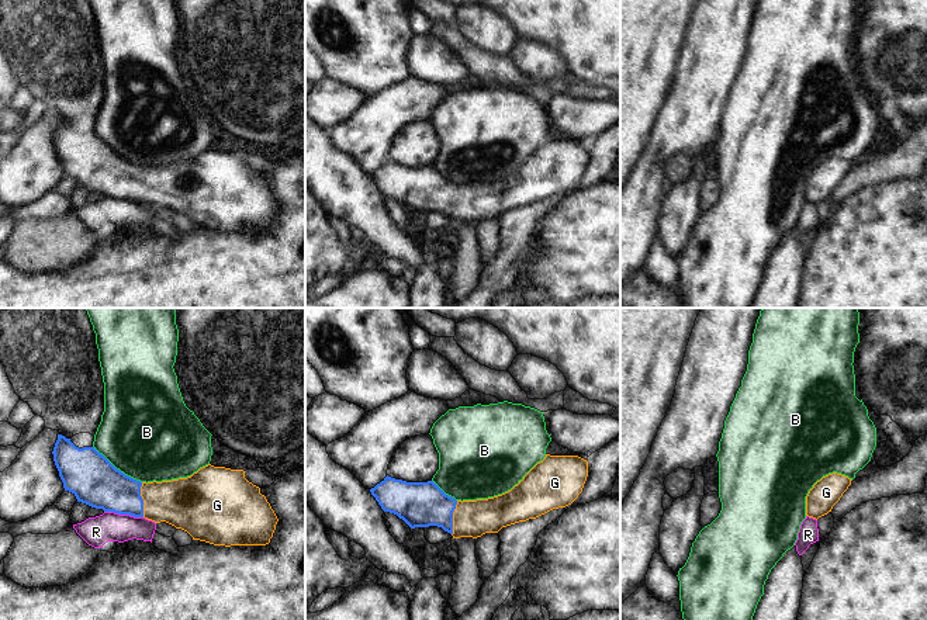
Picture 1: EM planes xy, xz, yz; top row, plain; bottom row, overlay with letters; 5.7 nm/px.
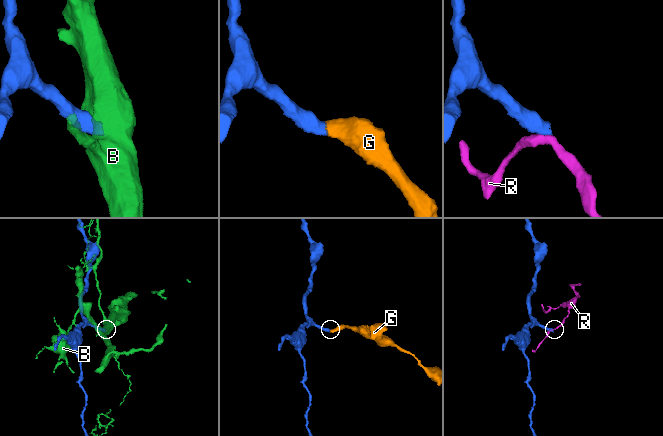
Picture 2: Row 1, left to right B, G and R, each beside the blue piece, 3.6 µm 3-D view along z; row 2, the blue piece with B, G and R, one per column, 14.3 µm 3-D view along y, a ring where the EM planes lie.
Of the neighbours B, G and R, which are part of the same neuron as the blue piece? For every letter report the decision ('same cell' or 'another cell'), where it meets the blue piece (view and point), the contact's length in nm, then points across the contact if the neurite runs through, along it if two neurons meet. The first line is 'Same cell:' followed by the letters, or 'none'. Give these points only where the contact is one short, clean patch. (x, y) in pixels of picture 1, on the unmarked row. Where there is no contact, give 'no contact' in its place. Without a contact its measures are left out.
Same cell: G
B: another cell; meets blue in xy at (116, 153); contact 360 nm long
G: same cell; meets blue in xy at (142, 184); contact 200 nm long; runs through xy (101, 170), (123, 180), (142, 184), (186, 189)
R: another cell; meets blue in xy at (124, 198); contact 220 nm long; border along xy (104, 196), (142, 203)

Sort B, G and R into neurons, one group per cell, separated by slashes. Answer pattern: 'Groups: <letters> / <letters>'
Groups: B / G / R

